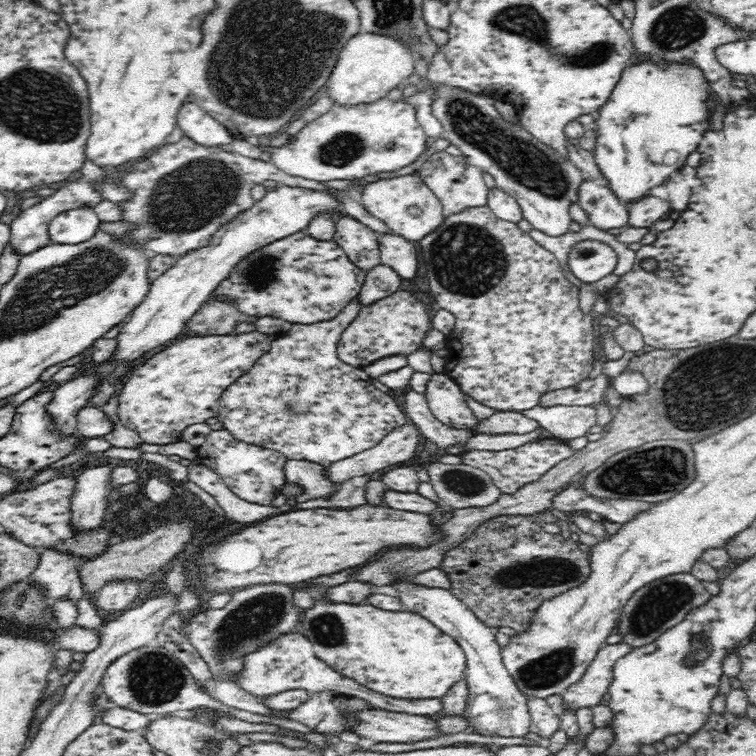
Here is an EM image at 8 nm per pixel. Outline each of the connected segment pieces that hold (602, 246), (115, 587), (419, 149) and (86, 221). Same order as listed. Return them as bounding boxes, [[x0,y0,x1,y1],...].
[[568,240,616,284],[92,580,140,614],[258,97,428,183],[48,208,99,244]]

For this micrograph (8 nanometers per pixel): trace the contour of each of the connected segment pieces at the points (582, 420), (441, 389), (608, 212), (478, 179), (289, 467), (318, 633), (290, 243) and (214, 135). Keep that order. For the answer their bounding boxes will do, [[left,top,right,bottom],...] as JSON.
[[523,404,596,440],[425,373,482,431],[577,178,629,230],[417,150,489,217],[283,459,336,502],[299,587,467,699],[212,231,366,325],[177,104,234,146]]

